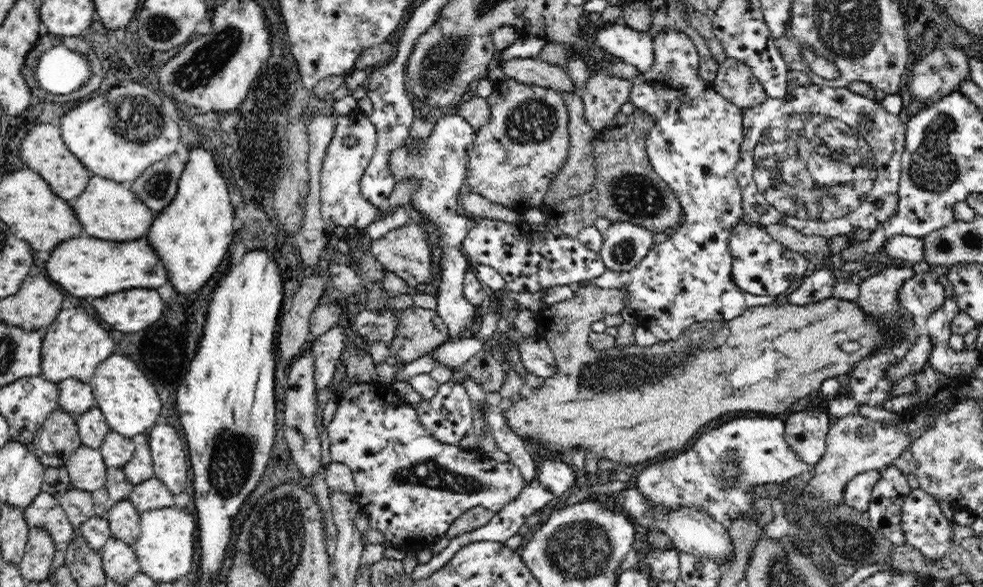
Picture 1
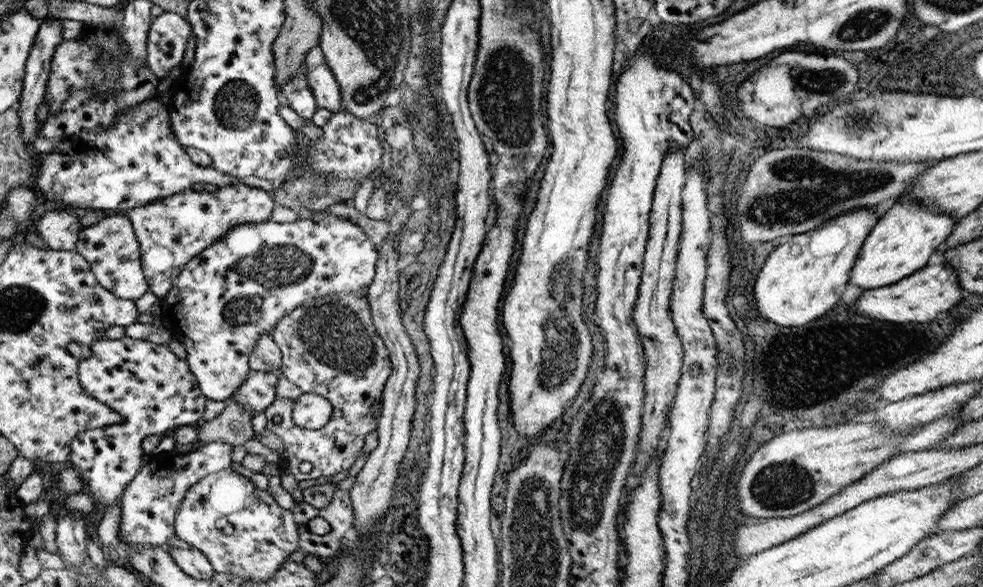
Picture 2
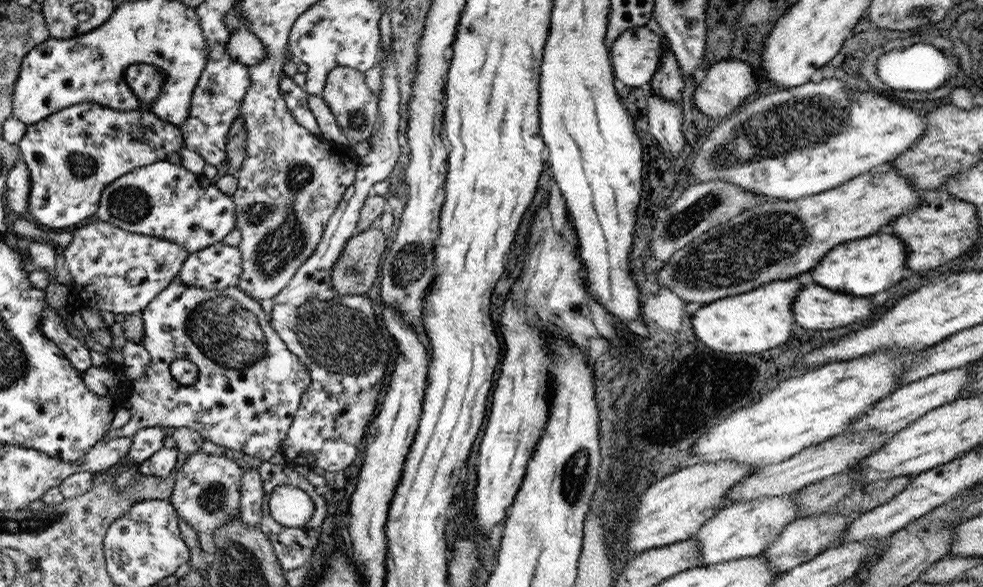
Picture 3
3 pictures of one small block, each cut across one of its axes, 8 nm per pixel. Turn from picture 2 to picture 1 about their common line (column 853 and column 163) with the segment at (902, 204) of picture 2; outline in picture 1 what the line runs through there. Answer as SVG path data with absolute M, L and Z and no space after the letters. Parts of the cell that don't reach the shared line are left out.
M70 238L62 242L46 262L46 274L58 287L68 290L68 295L106 296L128 288L158 288L166 284L166 270L146 240L136 242L106 242L98 238Z

